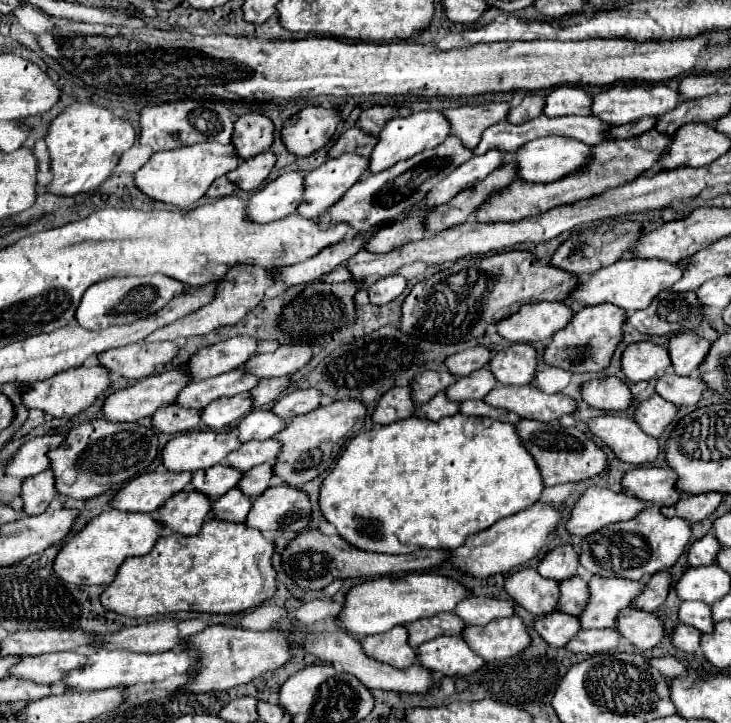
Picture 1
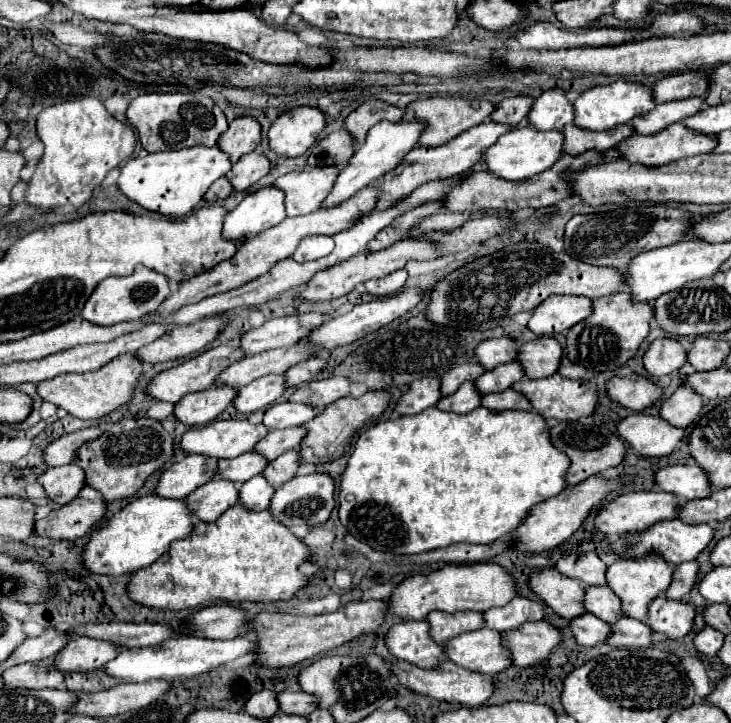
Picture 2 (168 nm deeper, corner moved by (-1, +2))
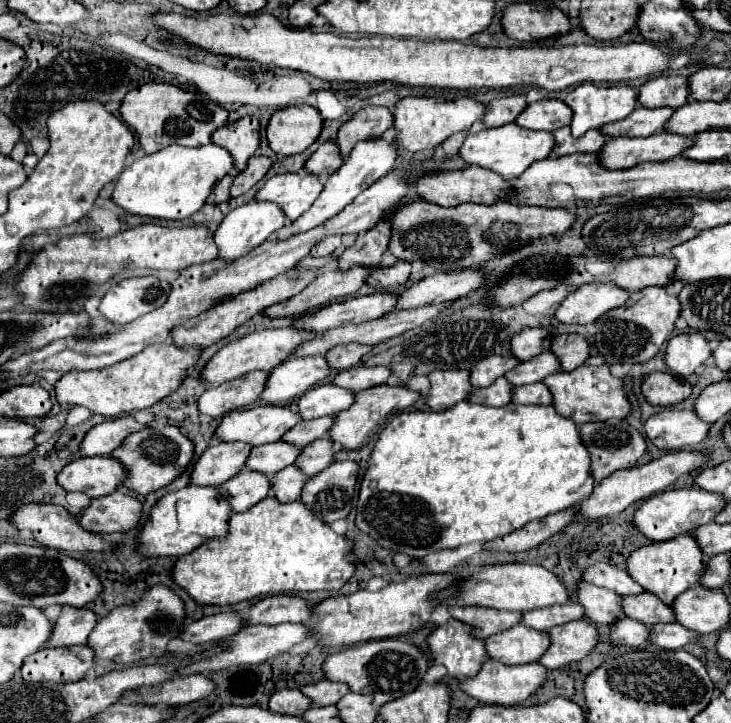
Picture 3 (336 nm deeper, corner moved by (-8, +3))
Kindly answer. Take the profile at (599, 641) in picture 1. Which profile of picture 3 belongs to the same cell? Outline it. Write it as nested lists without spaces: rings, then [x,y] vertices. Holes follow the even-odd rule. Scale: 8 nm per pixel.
[[[657,623],[651,627],[651,645],[661,649],[681,649],[689,643],[695,643],[699,635],[685,629],[681,623]]]

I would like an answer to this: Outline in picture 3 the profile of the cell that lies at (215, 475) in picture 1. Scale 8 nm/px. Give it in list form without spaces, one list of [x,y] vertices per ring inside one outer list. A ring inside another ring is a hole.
[[[285,441],[259,445],[251,451],[251,455],[247,459],[247,467],[251,471],[275,475],[277,471],[293,465],[295,459],[299,457],[299,453],[301,453],[301,447],[295,447],[295,445],[285,443]]]

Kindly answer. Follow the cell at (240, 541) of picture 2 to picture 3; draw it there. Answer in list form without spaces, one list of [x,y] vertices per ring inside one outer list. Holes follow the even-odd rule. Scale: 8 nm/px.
[[[267,497],[249,511],[231,515],[227,539],[211,539],[211,543],[205,543],[199,551],[179,557],[173,567],[173,579],[201,605],[231,605],[273,593],[339,591],[355,573],[355,563],[349,559],[351,553],[353,541],[345,535],[337,535],[327,523],[315,517],[305,503],[279,503],[275,497]]]

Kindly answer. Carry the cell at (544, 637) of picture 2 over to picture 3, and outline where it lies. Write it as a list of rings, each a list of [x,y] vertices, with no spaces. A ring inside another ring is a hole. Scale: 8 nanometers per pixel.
[[[571,621],[563,627],[553,627],[549,635],[551,651],[541,659],[547,669],[559,669],[573,661],[581,661],[599,643],[597,627],[587,621]]]

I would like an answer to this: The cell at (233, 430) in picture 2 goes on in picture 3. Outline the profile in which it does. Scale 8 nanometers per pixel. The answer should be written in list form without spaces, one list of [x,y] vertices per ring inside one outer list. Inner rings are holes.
[[[257,405],[253,409],[233,411],[223,417],[215,435],[223,441],[245,441],[257,447],[279,441],[301,421],[301,415],[287,405]]]

